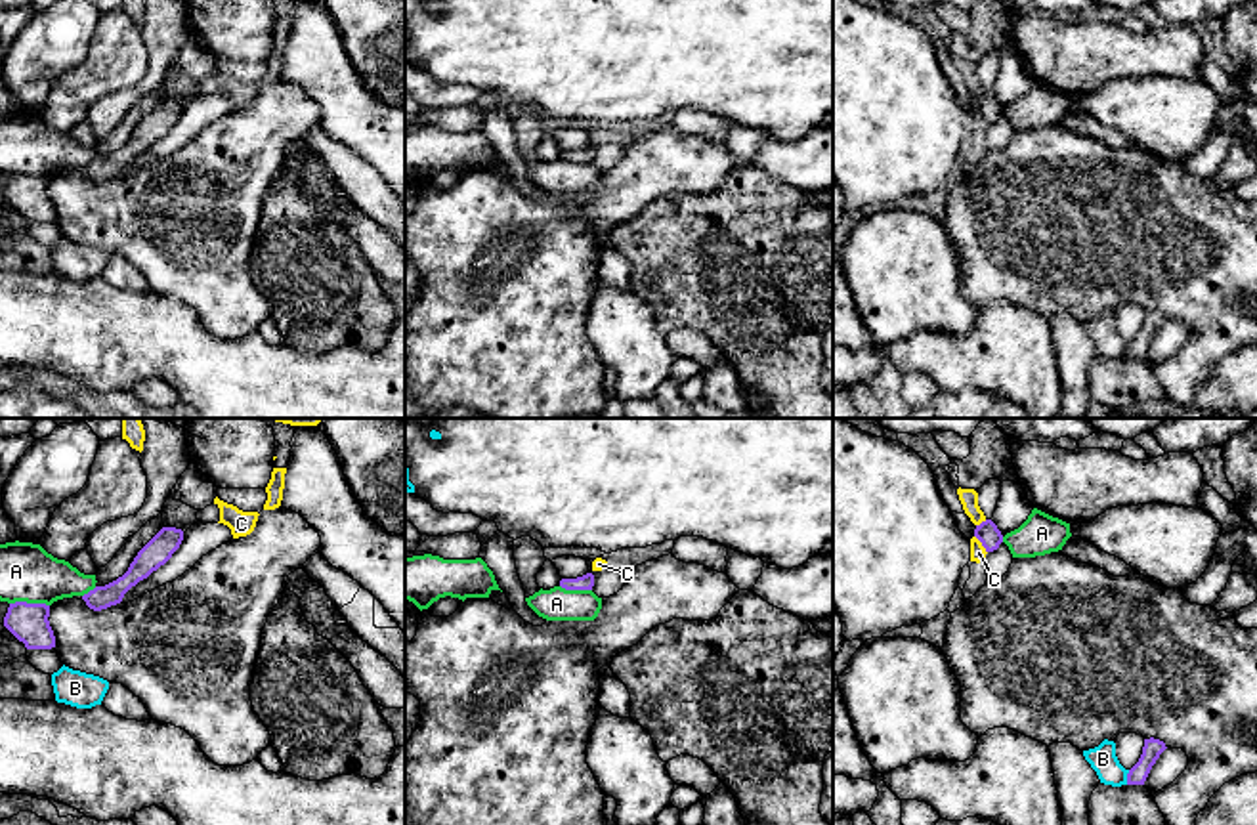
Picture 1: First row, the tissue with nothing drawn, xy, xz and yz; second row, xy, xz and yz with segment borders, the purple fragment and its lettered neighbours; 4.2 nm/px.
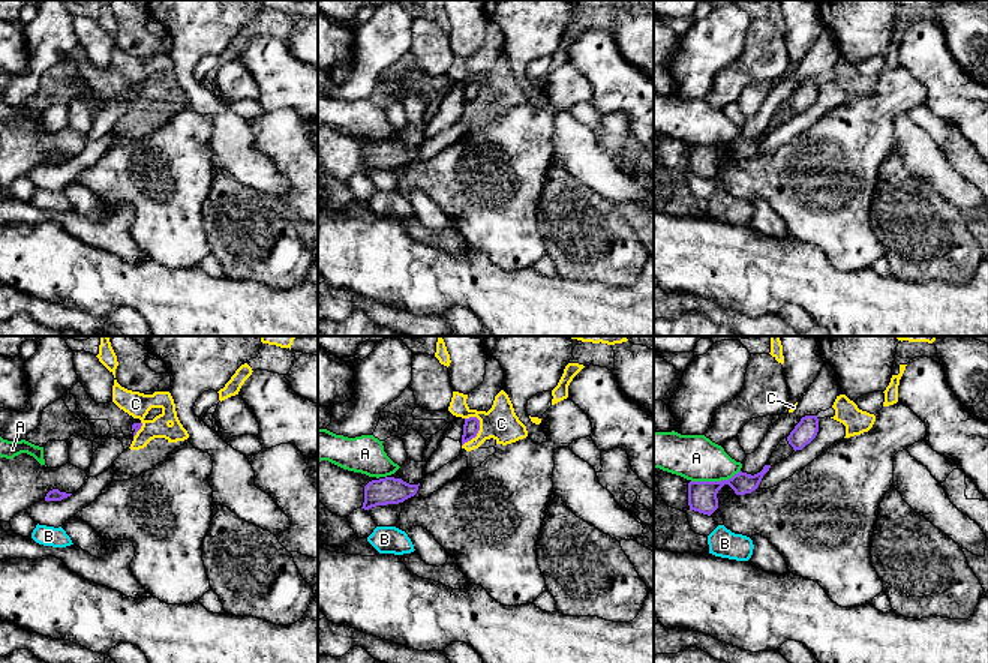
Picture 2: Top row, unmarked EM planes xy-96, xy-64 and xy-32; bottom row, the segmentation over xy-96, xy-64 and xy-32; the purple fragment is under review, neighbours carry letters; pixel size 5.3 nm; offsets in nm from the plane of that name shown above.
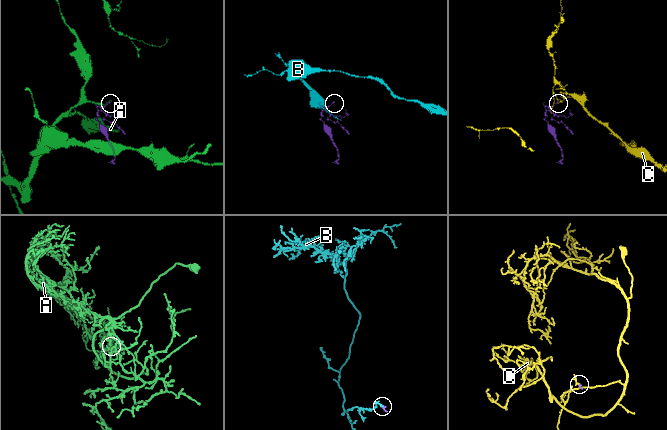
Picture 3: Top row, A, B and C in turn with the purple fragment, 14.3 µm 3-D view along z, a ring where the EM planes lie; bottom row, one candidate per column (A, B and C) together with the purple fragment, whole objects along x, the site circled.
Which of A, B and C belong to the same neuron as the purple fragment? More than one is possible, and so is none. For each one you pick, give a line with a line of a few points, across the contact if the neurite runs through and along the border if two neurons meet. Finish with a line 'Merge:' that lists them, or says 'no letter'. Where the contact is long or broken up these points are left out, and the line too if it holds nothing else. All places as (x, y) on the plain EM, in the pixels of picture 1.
Merge: no letter

